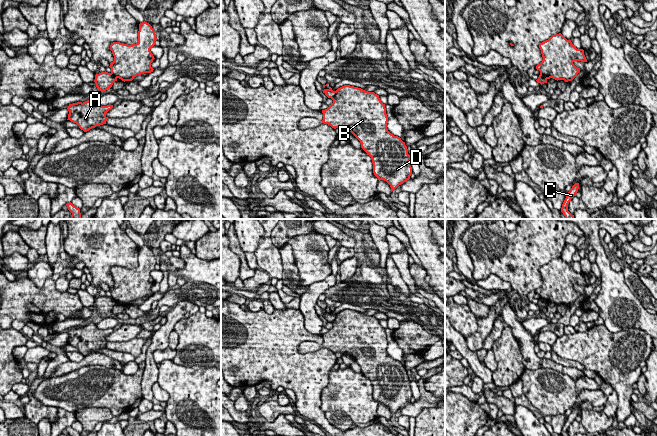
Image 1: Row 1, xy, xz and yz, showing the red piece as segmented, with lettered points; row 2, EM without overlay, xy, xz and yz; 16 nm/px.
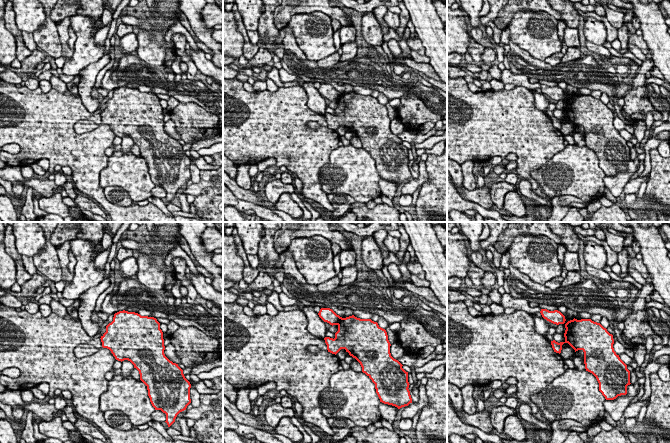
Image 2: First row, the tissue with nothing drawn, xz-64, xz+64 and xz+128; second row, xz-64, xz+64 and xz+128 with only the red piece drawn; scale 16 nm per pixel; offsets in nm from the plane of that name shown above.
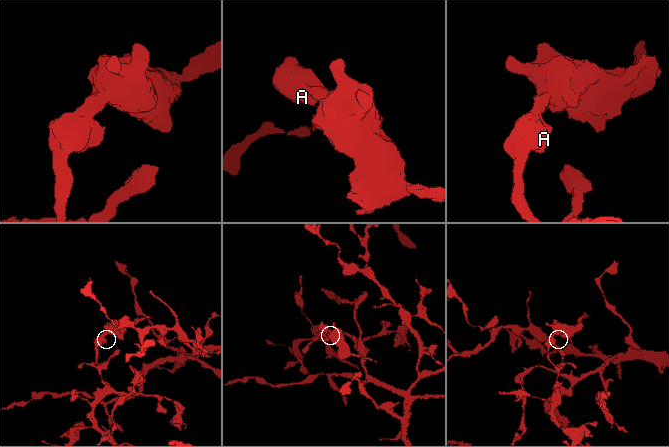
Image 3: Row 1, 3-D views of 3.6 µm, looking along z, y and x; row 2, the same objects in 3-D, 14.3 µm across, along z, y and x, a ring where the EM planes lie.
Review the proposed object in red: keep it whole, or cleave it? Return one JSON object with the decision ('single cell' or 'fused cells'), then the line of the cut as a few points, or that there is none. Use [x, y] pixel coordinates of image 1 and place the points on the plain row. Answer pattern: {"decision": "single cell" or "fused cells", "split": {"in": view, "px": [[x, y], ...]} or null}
{"decision": "fused cells", "split": {"in": "xz", "px": [[336, 315], [331, 322]]}}

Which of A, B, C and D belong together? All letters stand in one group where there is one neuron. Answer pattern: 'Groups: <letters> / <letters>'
Groups: A C / B D

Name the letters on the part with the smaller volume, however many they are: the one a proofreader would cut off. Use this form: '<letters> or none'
B, D

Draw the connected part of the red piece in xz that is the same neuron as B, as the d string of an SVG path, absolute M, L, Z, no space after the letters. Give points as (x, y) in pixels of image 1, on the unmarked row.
M344 309L331 323L333 327L322 334L322 347L350 355L371 381L374 399L386 405L391 415L409 404L411 380L405 366L388 355L386 332L379 319Z

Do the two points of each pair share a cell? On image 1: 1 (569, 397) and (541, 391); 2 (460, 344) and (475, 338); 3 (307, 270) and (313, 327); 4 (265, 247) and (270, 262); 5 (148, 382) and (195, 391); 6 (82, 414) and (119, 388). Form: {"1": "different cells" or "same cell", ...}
{"1": "same cell", "2": "different cells", "3": "different cells", "4": "same cell", "5": "different cells", "6": "different cells"}

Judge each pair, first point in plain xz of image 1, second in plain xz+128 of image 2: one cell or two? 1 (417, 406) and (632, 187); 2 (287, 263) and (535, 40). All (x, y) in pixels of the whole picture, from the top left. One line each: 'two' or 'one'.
1: one
2: two

